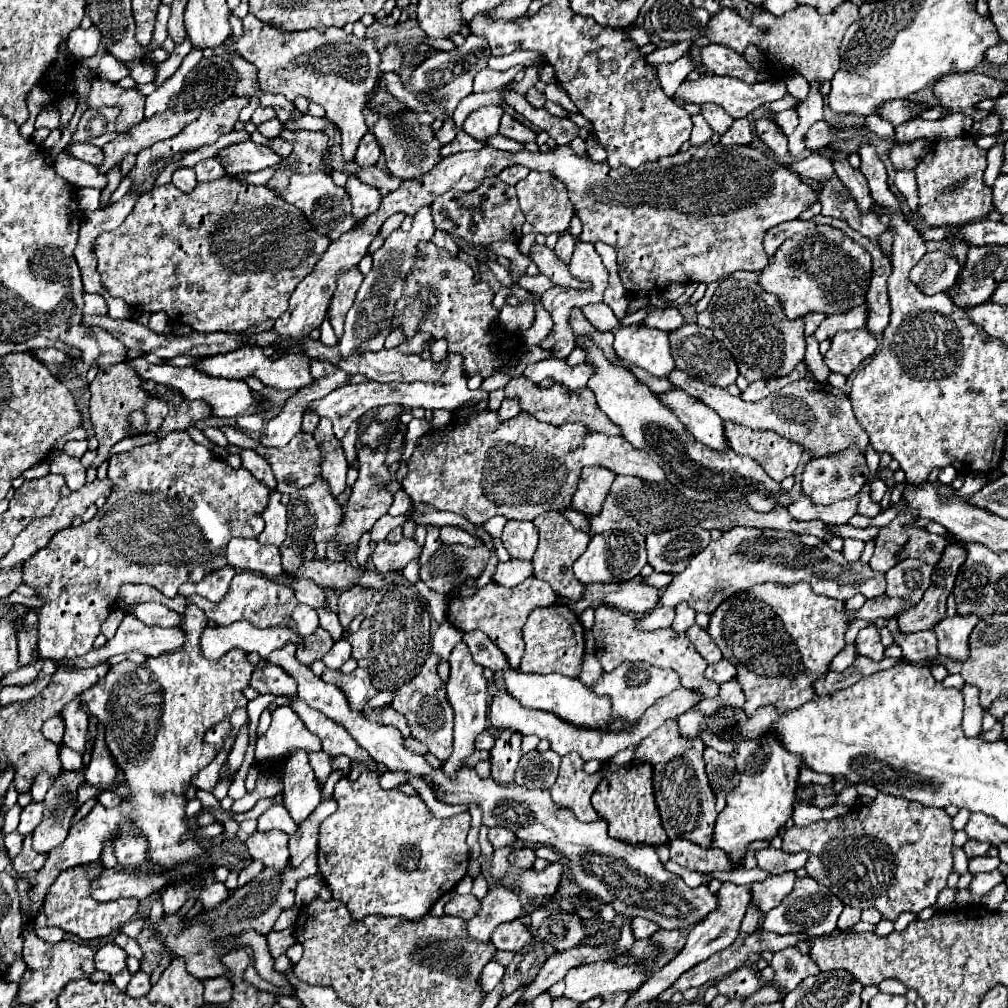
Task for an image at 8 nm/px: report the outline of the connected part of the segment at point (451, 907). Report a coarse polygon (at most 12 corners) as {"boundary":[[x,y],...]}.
{"boundary":[[453,894],[445,904],[447,916],[469,920],[479,912],[473,894]]}

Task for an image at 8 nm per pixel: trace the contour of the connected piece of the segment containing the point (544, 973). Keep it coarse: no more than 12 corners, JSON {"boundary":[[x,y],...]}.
{"boundary":[[577,946],[549,956],[521,1002],[533,1002],[569,968],[613,956],[611,946]]}

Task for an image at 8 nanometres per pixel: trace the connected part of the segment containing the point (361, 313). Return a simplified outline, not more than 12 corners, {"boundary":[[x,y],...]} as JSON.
{"boundary":[[429,206],[373,254],[339,340],[343,356],[379,352],[393,304],[435,232]]}

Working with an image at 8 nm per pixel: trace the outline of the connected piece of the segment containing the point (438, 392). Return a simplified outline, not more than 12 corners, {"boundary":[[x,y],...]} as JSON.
{"boundary":[[459,362],[435,382],[349,384],[309,404],[337,440],[367,410],[385,404],[455,410],[487,400],[469,390]]}

